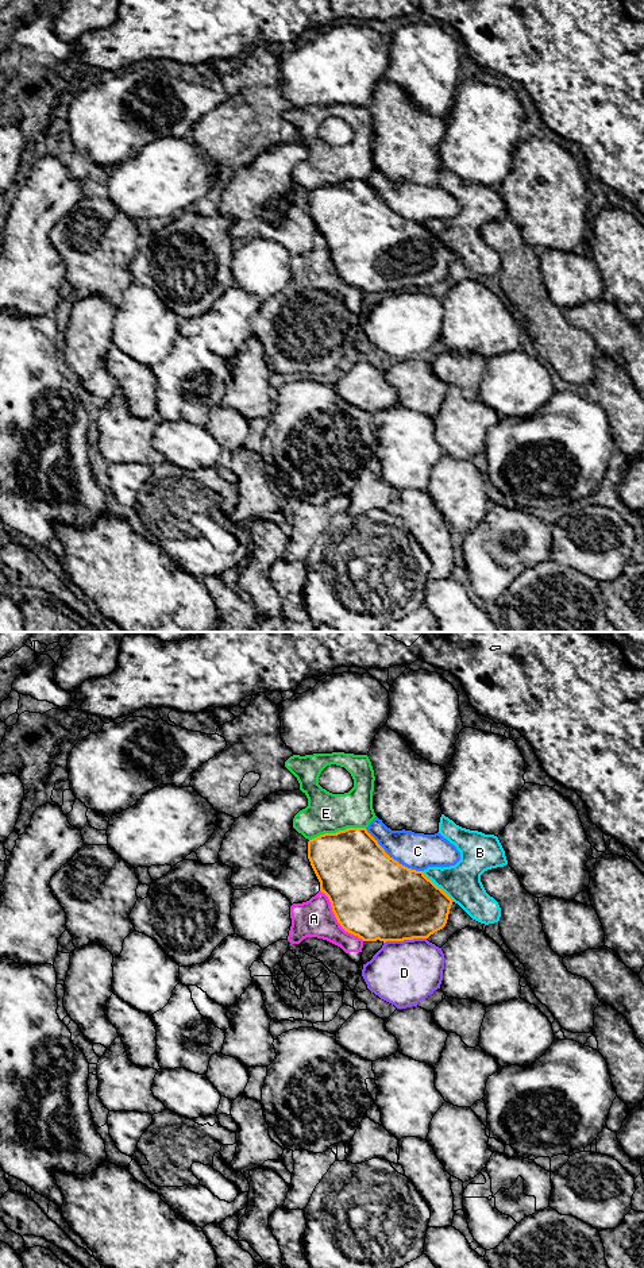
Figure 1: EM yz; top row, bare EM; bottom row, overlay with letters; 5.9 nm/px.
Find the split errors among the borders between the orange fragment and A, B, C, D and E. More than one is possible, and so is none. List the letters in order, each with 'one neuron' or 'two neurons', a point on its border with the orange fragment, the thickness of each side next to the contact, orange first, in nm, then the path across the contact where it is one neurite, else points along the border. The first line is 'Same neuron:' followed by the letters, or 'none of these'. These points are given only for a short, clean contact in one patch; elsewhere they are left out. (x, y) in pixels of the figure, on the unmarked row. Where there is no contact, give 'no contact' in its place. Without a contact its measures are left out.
Same neuron: none of these
A: two neurons; contact yz (336, 270); calibres 500 and 220 nm
B: two neurons; contact yz (436, 238); calibres 440 and 220 nm
C: two neurons; contact yz (392, 209); calibres 500 and 220 nm
D: two neurons; contact yz (404, 291); calibres 480 and 380 nm
E: two neurons; contact yz (336, 184); calibres 420 and 240 nm

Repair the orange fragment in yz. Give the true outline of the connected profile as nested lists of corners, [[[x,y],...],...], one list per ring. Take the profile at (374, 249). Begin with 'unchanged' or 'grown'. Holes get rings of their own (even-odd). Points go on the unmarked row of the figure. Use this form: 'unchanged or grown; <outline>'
unchanged; [[[347,180],[309,192],[308,211],[340,278],[363,293],[428,290],[447,275],[452,251],[423,223],[390,209],[366,180]]]

